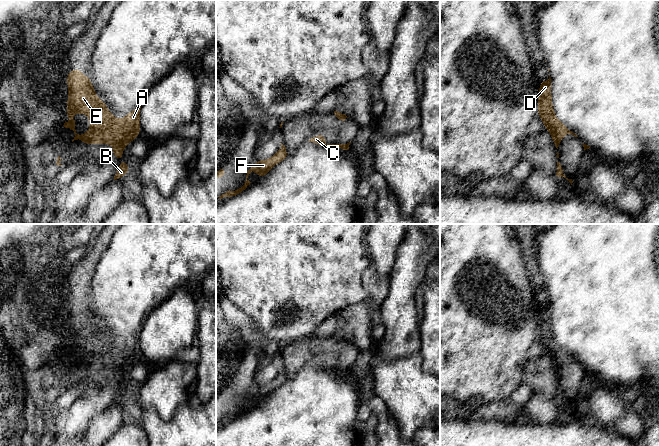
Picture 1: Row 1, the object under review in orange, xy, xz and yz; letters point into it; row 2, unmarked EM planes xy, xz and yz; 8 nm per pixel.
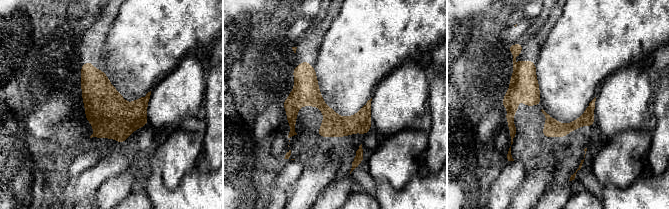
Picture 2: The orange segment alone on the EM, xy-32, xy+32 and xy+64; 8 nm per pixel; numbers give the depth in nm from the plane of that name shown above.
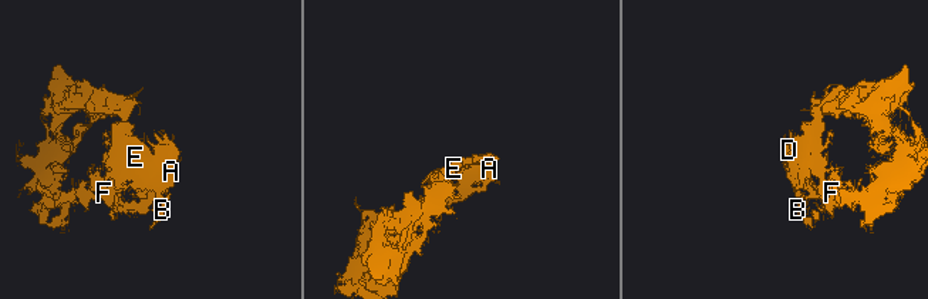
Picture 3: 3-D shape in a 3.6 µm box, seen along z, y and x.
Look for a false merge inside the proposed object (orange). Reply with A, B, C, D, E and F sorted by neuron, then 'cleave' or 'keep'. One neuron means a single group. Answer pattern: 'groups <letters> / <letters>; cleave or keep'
groups A B C D E F; keep

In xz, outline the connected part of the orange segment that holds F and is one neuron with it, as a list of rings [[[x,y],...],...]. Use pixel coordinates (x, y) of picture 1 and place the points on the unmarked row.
[[[281,367],[281,372],[271,382],[267,384],[259,384],[253,388],[253,390],[247,395],[246,405],[241,412],[235,415],[230,415],[230,414],[227,415],[226,417],[219,420],[219,423],[226,421],[228,424],[236,420],[237,418],[241,417],[243,414],[247,412],[248,409],[250,409],[251,406],[247,402],[252,395],[257,396],[259,399],[259,403],[262,403],[272,391],[282,386],[288,380],[289,378],[286,375],[286,371]]]

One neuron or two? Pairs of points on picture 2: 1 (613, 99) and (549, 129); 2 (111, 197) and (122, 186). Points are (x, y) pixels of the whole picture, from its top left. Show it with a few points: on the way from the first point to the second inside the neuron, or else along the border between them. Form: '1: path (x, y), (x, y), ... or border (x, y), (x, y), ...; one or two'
1: border (596, 97), (594, 105), (595, 131); two
2: path (114, 194), (119, 189); one

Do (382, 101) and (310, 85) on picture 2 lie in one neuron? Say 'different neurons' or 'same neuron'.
different neurons

